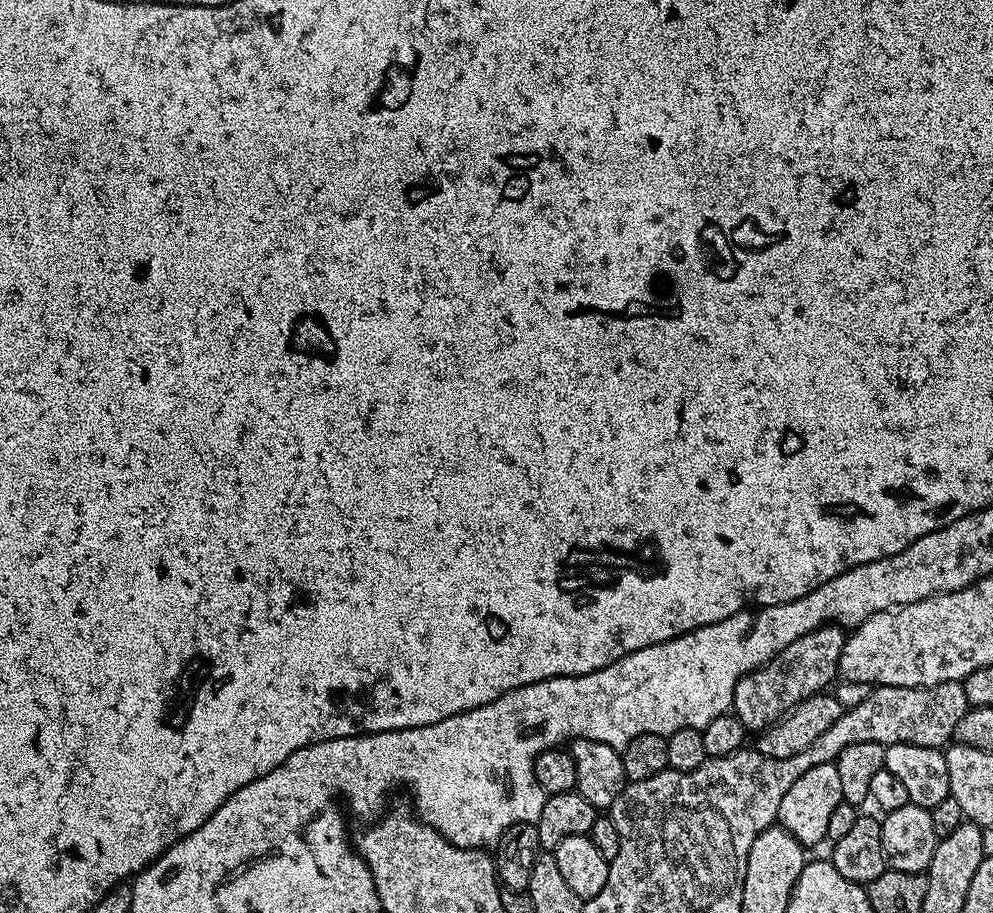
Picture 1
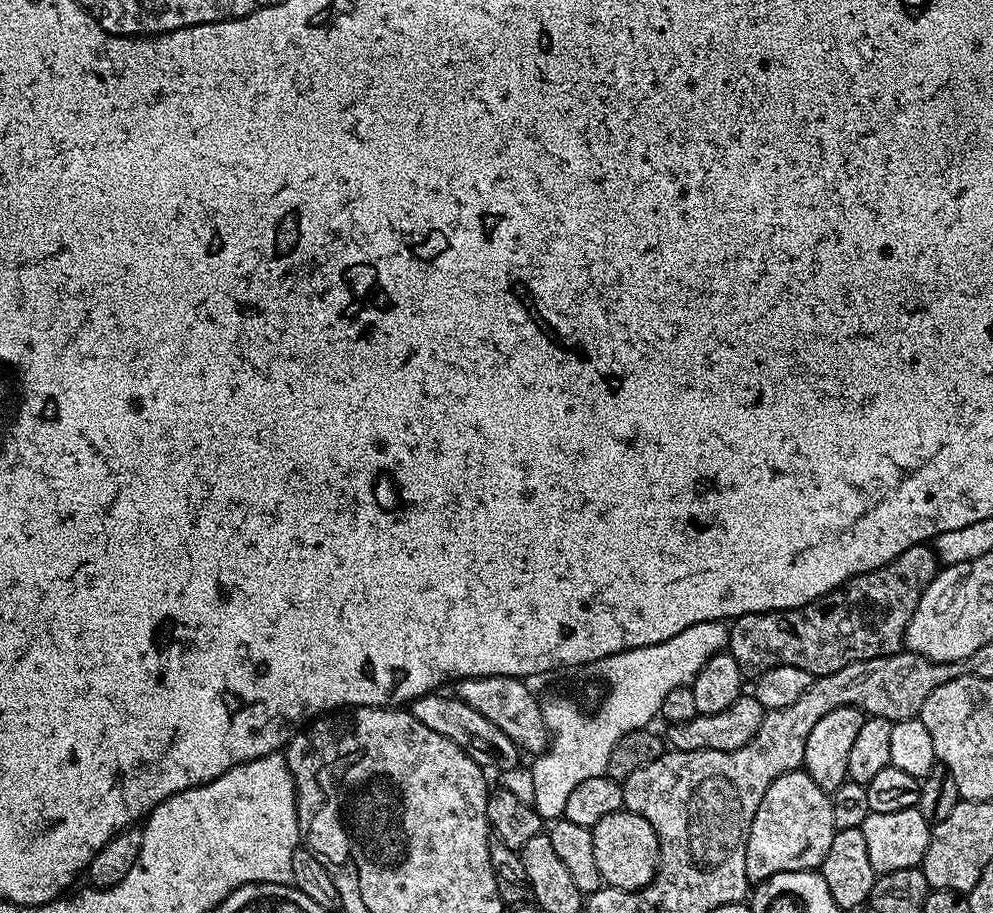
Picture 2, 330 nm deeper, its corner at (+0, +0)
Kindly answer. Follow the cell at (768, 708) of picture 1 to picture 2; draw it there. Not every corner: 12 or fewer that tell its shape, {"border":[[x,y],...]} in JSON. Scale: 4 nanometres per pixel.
{"border":[[915,544],[806,606],[735,617],[745,678],[893,656],[937,571]]}

